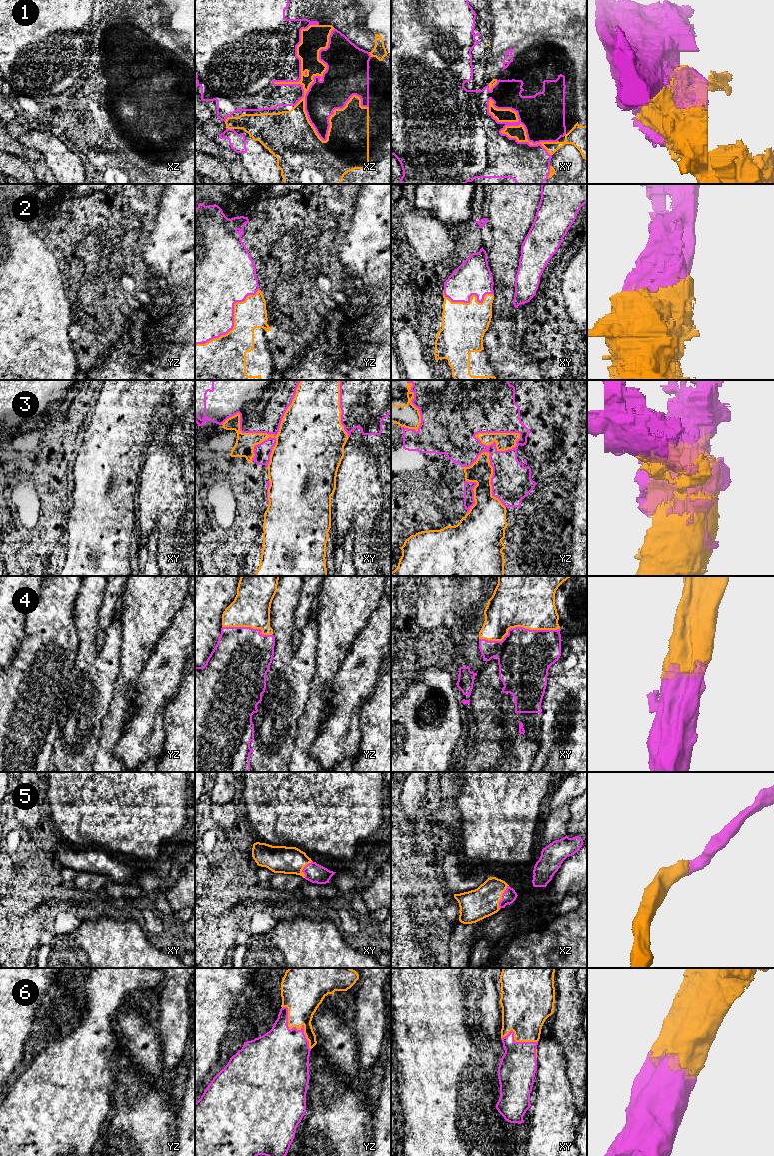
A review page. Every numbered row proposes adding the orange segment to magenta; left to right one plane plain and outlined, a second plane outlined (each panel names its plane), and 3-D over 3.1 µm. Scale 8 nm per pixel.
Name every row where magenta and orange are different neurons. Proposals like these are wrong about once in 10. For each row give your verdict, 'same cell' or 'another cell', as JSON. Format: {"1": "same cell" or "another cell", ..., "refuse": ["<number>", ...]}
{"1": "another cell", "2": "same cell", "3": "same cell", "4": "same cell", "5": "same cell", "6": "same cell", "refuse": ["1"]}

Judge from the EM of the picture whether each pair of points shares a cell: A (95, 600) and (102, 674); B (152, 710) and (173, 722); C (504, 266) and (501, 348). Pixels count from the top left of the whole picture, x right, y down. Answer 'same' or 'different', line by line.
A: same
B: different
C: same

